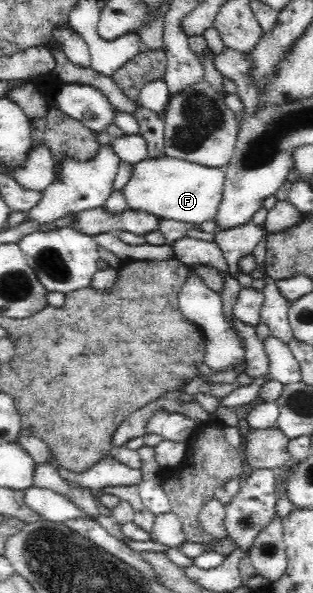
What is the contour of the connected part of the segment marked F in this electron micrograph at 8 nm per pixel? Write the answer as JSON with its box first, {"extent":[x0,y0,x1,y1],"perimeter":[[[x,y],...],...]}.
{"extent":[122,156,226,225],"perimeter":[[[167,156],[146,158],[133,164],[131,176],[122,190],[132,210],[150,213],[160,220],[201,225],[216,218],[223,198],[225,171],[226,166],[206,167]]]}

